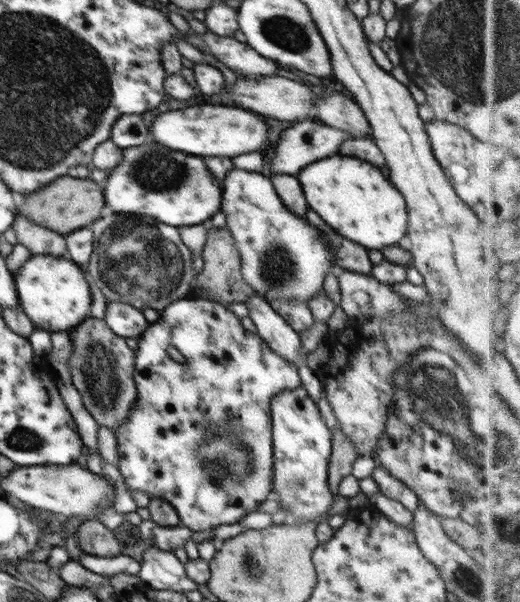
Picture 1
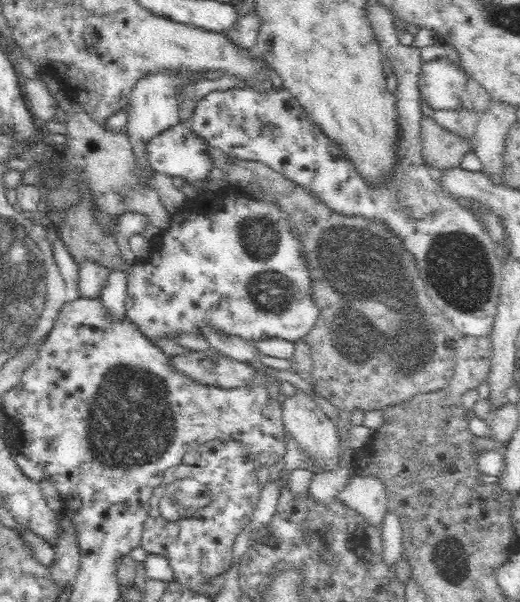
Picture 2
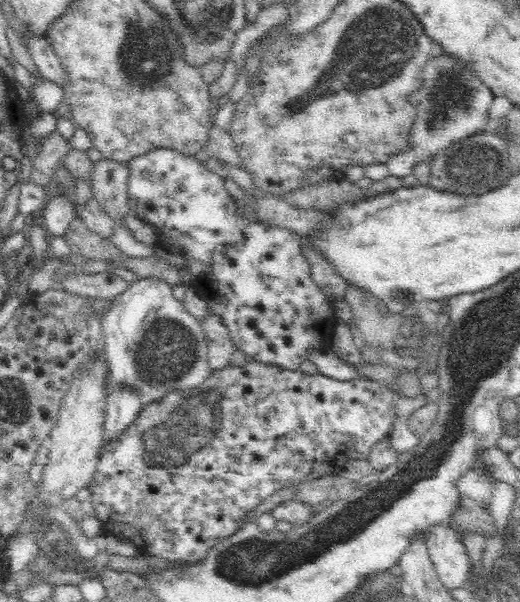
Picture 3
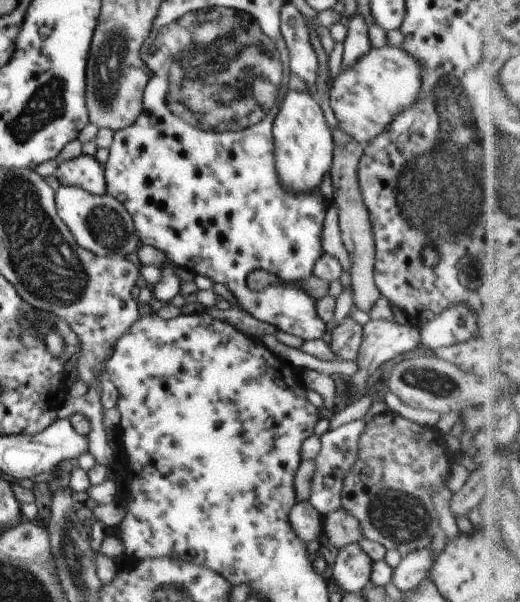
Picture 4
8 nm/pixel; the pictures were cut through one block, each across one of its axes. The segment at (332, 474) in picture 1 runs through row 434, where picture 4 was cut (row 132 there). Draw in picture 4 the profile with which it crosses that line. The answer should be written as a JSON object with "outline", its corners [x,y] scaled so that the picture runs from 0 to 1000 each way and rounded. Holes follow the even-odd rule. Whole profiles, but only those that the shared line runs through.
{"outline":[[[652,209],[637,221],[642,234],[640,271],[633,286],[642,314],[638,336],[646,337],[656,394],[675,429],[673,452],[681,513],[688,512],[708,520],[727,495],[733,493],[733,487],[723,482],[725,475],[719,465],[721,399],[717,397],[717,379],[687,294],[690,266],[702,244]]]}

